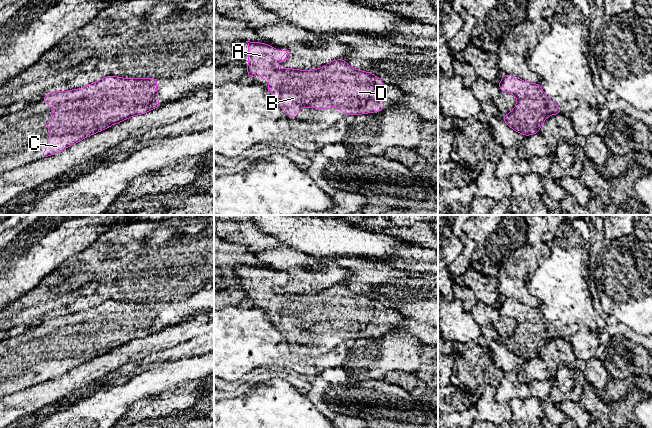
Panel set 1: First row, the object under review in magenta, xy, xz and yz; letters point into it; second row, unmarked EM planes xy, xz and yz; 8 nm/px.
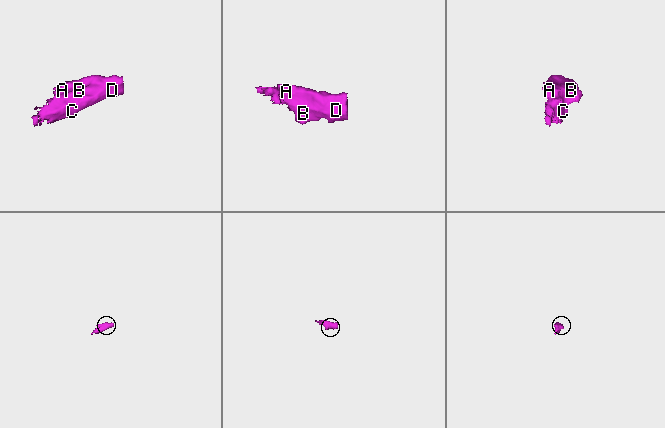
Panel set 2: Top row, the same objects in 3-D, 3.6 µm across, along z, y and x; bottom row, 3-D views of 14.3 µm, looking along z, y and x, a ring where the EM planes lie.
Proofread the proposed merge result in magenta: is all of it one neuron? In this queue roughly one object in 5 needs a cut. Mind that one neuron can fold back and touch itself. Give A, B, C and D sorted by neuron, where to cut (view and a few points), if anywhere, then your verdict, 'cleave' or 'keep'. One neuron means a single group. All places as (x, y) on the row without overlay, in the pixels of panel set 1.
A B C D | no cut | keep

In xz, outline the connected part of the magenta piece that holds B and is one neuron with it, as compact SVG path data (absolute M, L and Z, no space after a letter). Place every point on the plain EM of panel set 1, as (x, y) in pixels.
M250 266L248 267L248 301L256 302L258 297L263 305L269 305L270 310L265 313L269 318L276 318L278 320L277 327L284 334L284 336L291 342L298 340L299 334L303 331L329 333L337 332L342 334L345 340L348 339L361 339L384 334L384 317L382 314L383 304L373 299L370 296L356 294L352 292L345 284L337 283L329 286L321 292L315 294L299 294L292 292L280 293L276 288L278 286L286 285L289 280L289 274L277 275L274 270L265 267Z

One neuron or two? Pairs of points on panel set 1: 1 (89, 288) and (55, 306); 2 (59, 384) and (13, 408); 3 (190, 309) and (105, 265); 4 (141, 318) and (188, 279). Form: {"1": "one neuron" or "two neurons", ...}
{"1": "one neuron", "2": "one neuron", "3": "two neurons", "4": "two neurons"}

